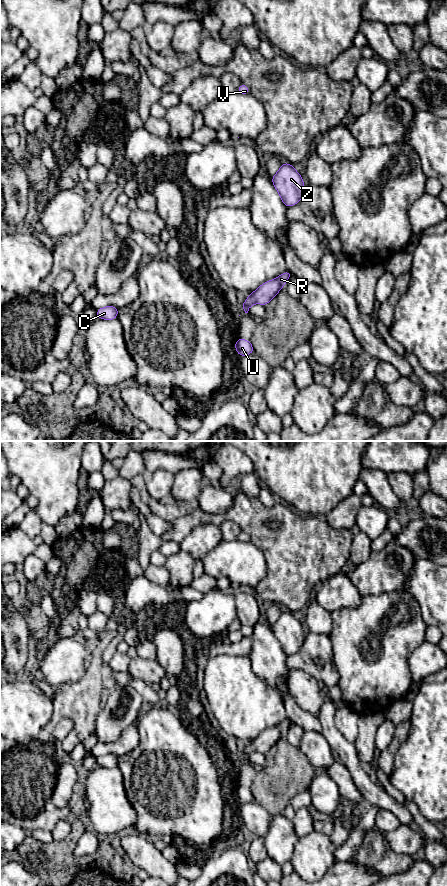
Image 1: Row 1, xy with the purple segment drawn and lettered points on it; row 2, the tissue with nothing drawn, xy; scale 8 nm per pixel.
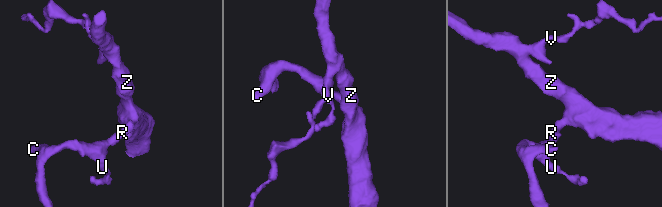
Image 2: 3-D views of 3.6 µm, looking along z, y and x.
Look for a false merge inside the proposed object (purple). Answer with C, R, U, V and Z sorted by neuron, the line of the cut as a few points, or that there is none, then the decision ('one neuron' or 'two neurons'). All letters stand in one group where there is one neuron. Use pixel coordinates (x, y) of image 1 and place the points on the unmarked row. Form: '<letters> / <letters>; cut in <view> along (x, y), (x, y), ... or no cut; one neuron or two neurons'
C R U V Z; no cut; one neuron

